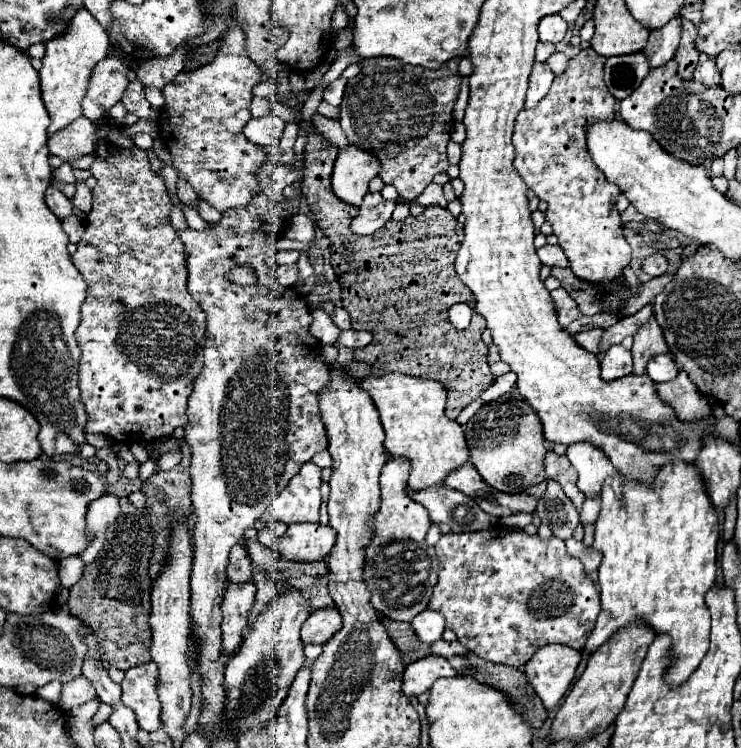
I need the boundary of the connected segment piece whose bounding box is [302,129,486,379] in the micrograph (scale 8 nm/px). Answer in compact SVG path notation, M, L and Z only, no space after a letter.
M312 129L304 157L302 193L314 213L316 225L330 239L330 261L344 285L342 301L352 317L352 327L366 329L374 335L368 347L354 351L354 359L370 363L374 377L406 373L432 379L432 351L440 351L440 347L456 347L460 351L460 347L480 347L484 343L482 333L486 327L482 317L472 317L470 327L464 331L454 329L448 321L450 305L476 305L472 291L464 287L454 271L456 251L464 235L462 227L448 209L430 205L418 217L410 215L404 221L390 219L372 235L354 235L348 225L358 213L358 207L340 203L330 187L336 155L338 151L332 143L320 147L320 139L316 139L316 131Z

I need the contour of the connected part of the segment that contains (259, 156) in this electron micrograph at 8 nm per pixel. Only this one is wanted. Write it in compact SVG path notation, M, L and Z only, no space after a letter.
M236 11L224 35L226 37L210 65L196 71L182 71L168 87L164 87L162 93L166 105L160 115L162 139L172 155L172 165L178 171L178 177L188 181L198 197L220 213L246 207L260 193L258 171L268 161L264 149L242 135L244 125L252 119L252 87L264 77L258 65L246 55L246 35Z

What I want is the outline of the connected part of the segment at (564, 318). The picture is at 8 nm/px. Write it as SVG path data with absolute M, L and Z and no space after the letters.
M558 287L556 291L552 291L550 295L552 295L554 305L556 305L558 313L560 313L558 321L560 321L560 325L562 325L562 327L568 327L574 319L578 319L578 317L582 315L582 313L580 313L580 309L576 307L576 301L574 301L574 299L568 295L568 291L564 291L562 287Z

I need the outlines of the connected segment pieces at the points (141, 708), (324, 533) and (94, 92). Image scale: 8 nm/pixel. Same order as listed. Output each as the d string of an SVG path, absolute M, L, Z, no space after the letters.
M154 661L126 671L122 687L122 703L136 713L136 721L144 731L162 727L162 705L158 699L158 667Z
M322 523L288 525L284 537L278 539L276 551L288 561L322 561L336 545L336 531Z
M108 55L98 61L90 75L88 93L82 101L84 117L88 117L92 123L96 119L104 119L108 109L122 99L128 83L128 67L120 59Z

